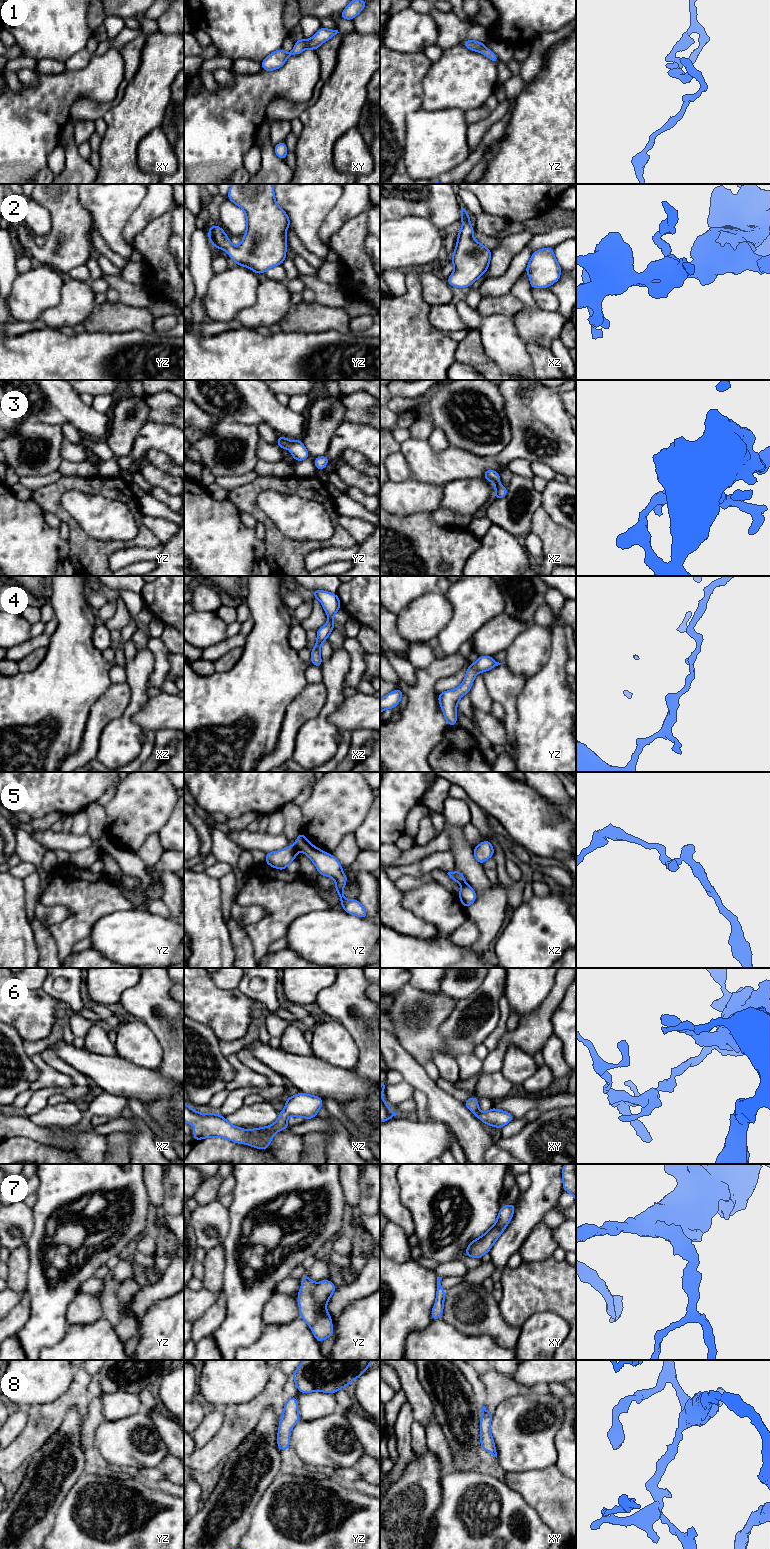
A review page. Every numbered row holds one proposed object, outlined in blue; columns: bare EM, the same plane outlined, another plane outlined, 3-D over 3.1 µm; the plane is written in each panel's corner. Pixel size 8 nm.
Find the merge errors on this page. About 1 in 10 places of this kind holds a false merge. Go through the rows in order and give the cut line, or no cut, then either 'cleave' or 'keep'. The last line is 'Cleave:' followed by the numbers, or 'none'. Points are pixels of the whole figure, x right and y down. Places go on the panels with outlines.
1: cut none; keep
2: cut none; keep
3: cut none; keep
4: cut none; keep
5: cut xz (464, 882), (461, 883); cleave
6: cut none; keep
7: cut none; keep
8: cut none; keep
Cleave: 5

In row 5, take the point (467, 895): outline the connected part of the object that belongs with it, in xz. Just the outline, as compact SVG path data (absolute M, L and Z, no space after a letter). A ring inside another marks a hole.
M462 883L459 898L464 908L473 904L476 900L475 890L467 883Z

